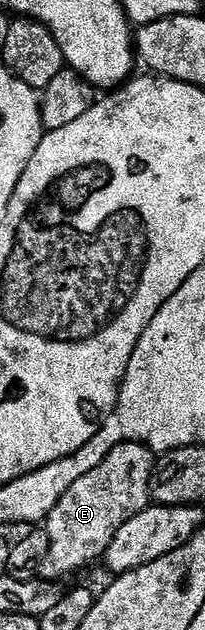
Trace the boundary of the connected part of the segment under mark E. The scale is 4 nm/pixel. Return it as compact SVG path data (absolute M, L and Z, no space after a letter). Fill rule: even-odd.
M126 442L117 444L91 471L80 476L44 521L44 531L49 533L49 549L47 558L41 563L40 579L61 582L64 576L84 564L100 561L119 526L150 507L149 482L153 479L154 467L154 453L144 444Z

